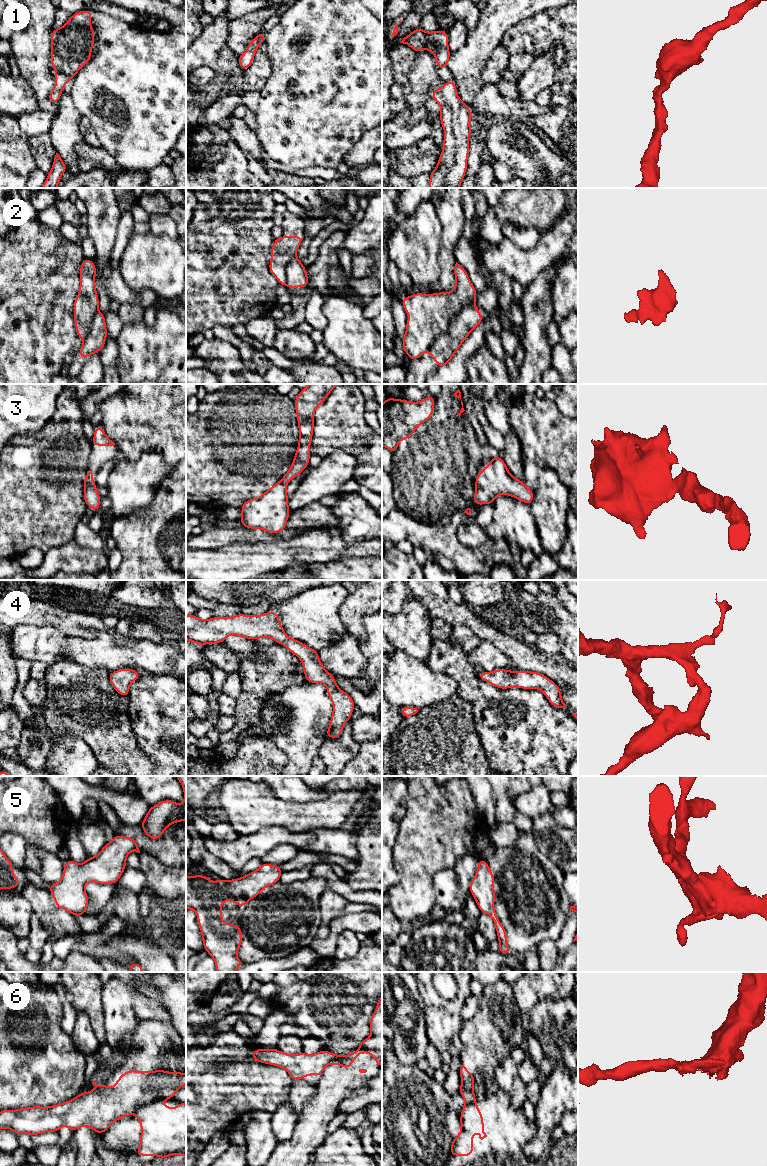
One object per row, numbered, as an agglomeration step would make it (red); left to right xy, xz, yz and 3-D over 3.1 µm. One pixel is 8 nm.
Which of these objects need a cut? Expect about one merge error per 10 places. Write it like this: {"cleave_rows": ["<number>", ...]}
{"cleave_rows": ["2", "6"]}

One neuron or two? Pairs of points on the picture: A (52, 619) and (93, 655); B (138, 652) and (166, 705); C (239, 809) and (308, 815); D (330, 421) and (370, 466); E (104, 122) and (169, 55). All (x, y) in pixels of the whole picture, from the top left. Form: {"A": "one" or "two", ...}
{"A": "two", "B": "two", "C": "one", "D": "one", "E": "one"}

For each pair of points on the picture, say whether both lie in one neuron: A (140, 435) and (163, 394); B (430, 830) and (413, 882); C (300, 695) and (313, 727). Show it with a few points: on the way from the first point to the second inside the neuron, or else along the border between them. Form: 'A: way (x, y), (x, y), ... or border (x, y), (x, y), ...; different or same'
A: way (140, 425), (144, 413), (153, 404); same
B: way (426, 843), (417, 855), (416, 869); same
C: way (300, 703), (300, 714), (305, 719); same

